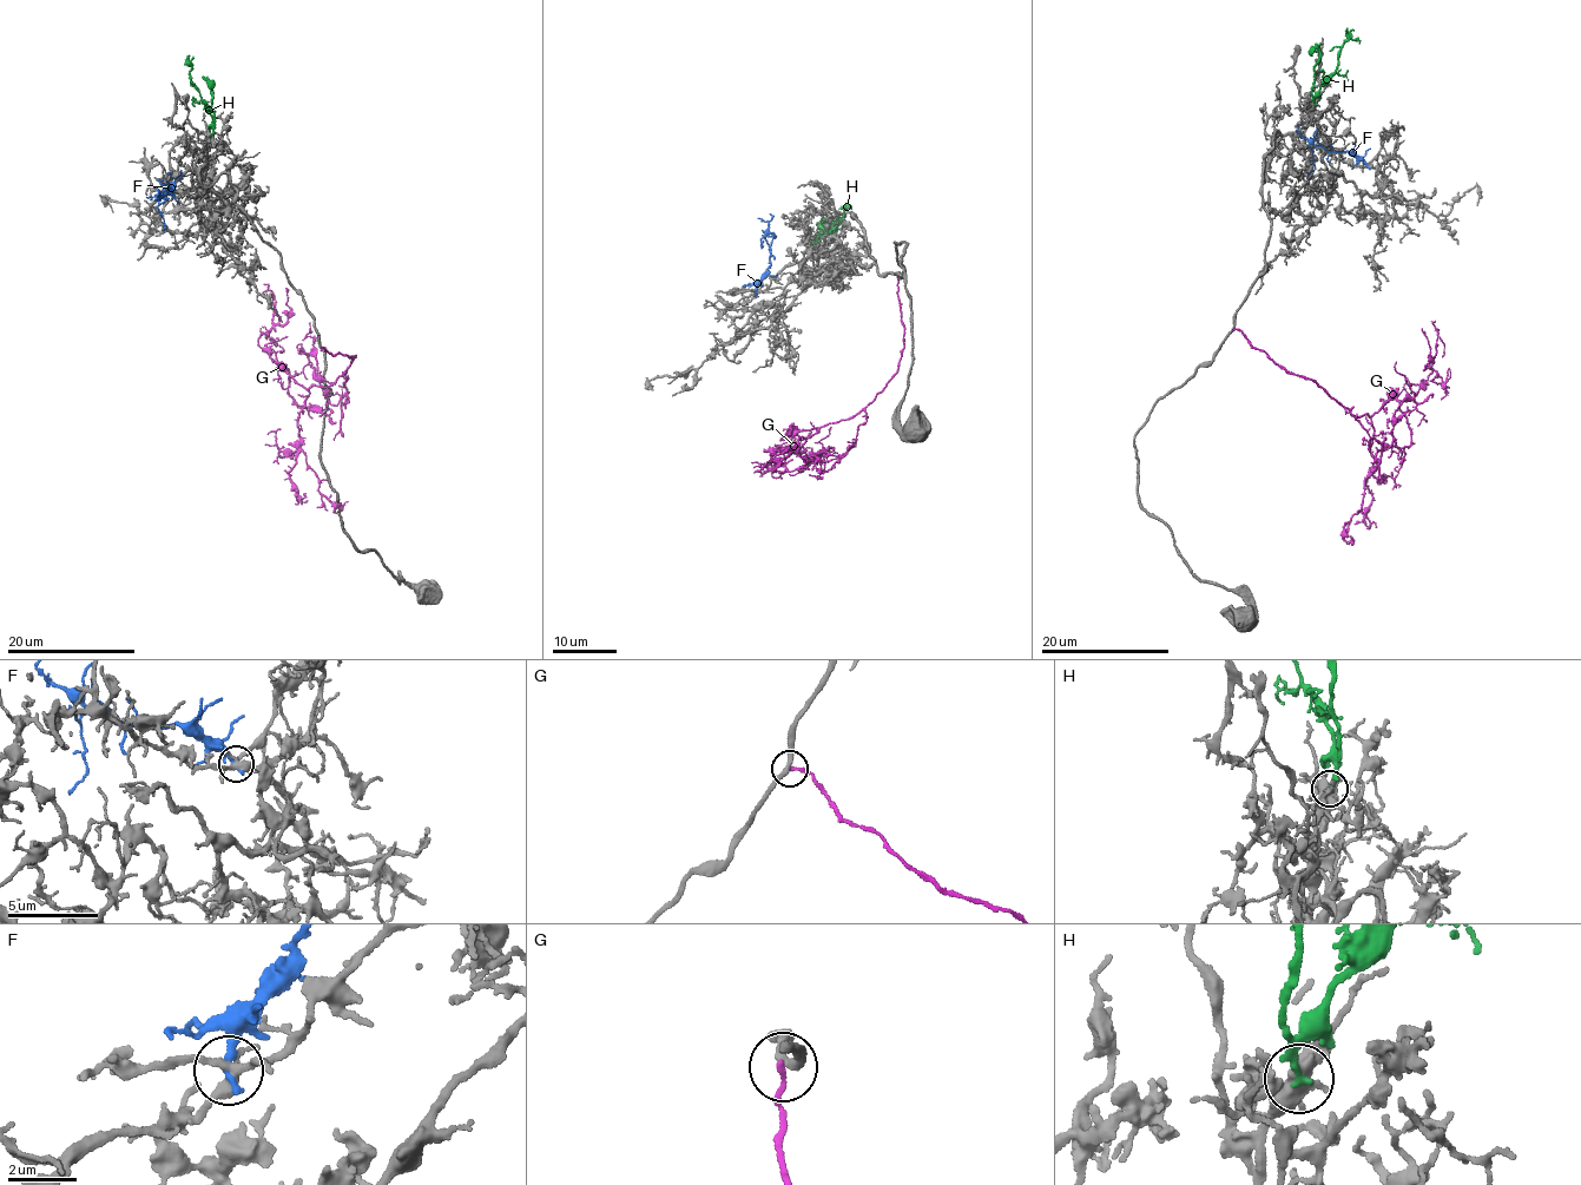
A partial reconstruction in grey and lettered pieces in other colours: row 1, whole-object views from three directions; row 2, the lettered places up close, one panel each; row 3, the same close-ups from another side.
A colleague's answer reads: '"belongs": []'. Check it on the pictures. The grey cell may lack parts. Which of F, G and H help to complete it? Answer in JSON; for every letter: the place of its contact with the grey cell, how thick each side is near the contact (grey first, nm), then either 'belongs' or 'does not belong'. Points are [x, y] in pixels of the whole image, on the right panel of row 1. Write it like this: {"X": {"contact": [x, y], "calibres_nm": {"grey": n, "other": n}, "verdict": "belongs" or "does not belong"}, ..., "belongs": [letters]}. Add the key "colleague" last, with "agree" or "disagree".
{"F": {"contact": [1368, 165], "calibres_nm": {"grey": 300, "other": 280}, "verdict": "does not belong"}, "G": {"contact": [1233, 329], "calibres_nm": {"grey": 280, "other": 180}, "verdict": "does not belong"}, "H": {"contact": [1315, 104], "calibres_nm": {"grey": 360, "other": 220}, "verdict": "belongs"}, "belongs": ["H"], "colleague": "disagree"}

